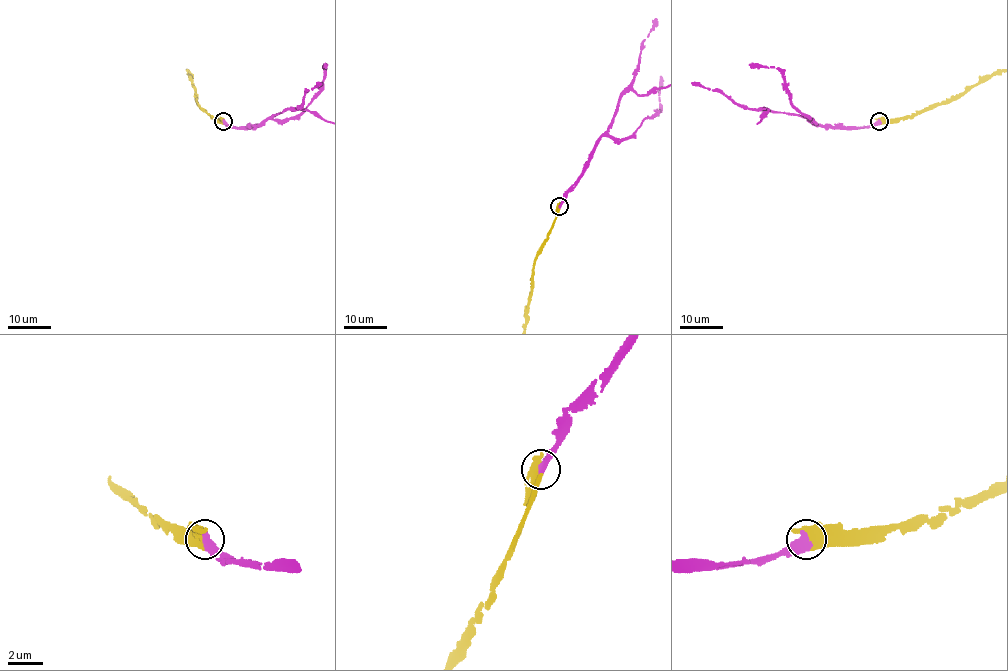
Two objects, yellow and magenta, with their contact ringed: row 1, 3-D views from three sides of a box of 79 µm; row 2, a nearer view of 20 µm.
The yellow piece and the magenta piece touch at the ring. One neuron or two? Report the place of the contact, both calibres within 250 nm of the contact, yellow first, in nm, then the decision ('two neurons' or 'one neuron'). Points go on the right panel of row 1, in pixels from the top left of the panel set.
(879, 121) | 480/480 nm | one neuron

